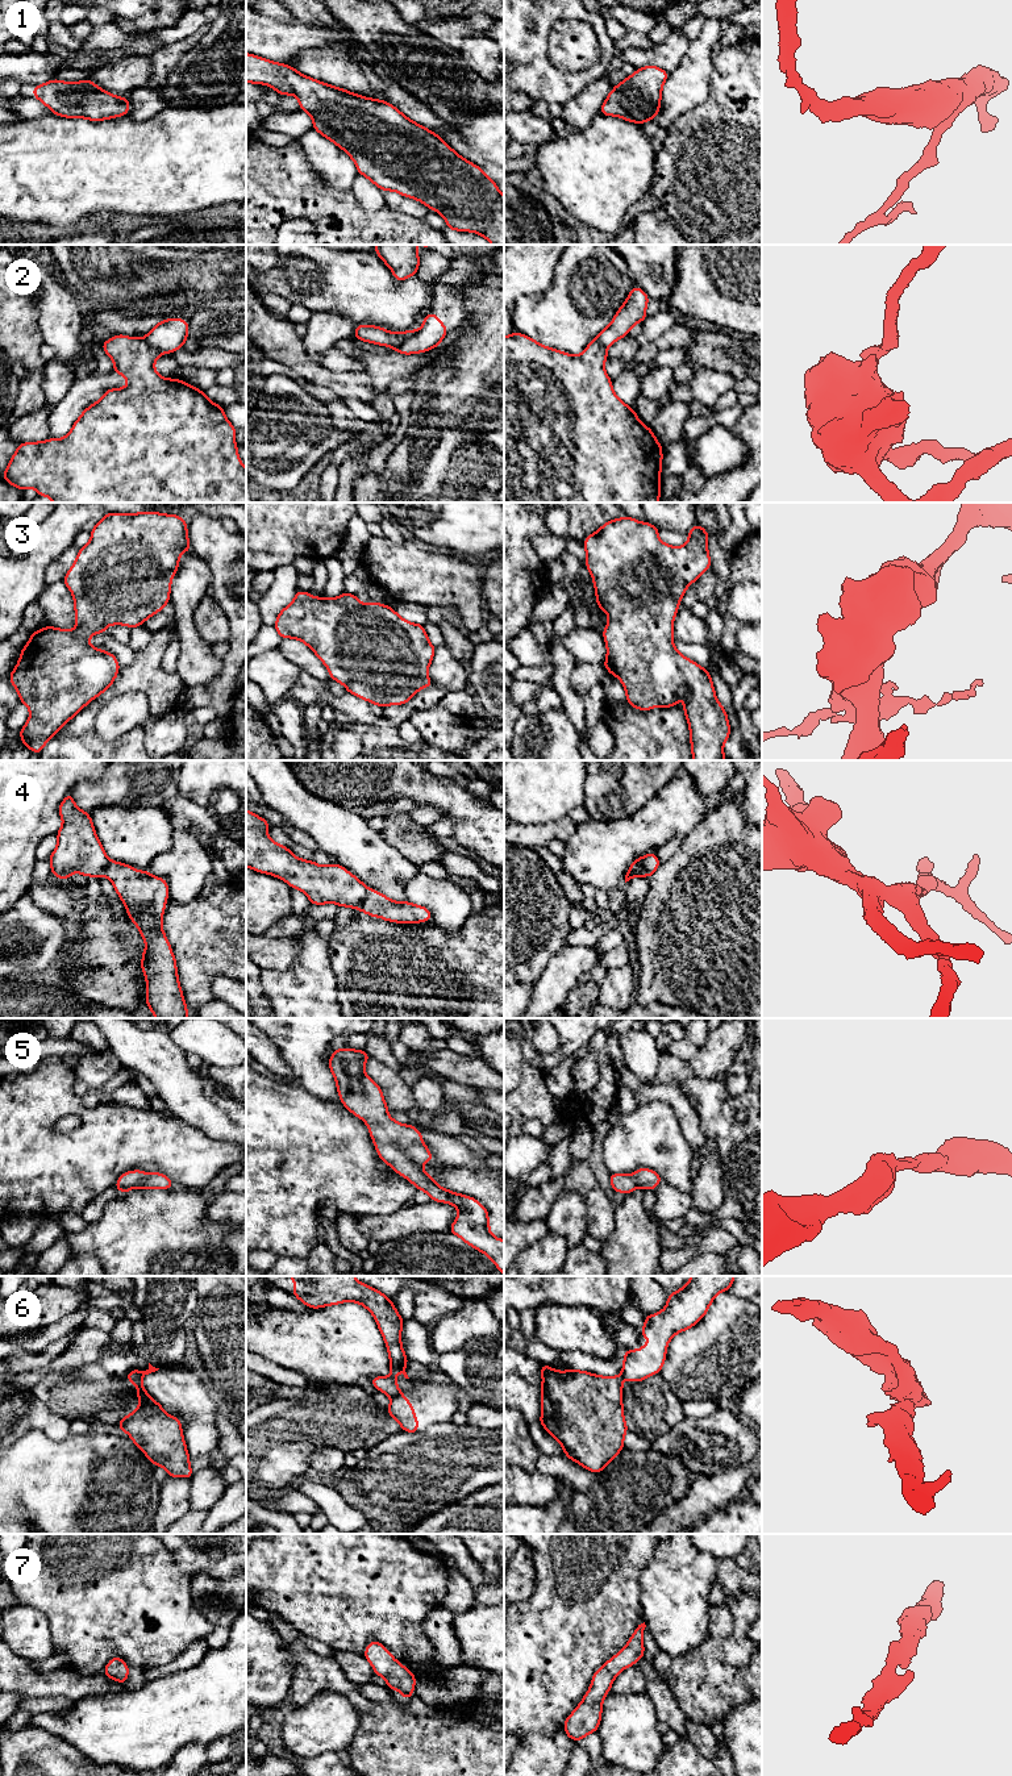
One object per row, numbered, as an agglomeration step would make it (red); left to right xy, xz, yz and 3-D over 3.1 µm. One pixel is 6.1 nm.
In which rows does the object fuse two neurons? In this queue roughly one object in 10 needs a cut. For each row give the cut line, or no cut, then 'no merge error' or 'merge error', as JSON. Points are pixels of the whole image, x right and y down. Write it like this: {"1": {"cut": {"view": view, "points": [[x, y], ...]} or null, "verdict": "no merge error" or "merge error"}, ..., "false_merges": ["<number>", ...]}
{"1": {"cut": null, "verdict": "no merge error"}, "2": {"cut": {"view": "xz", "points": [[416, 332], [395, 349]]}, "verdict": "merge error"}, "3": {"cut": null, "verdict": "no merge error"}, "4": {"cut": {"view": "yz", "points": [[654, 853], [644, 864], [640, 875]]}, "verdict": "merge error"}, "5": {"cut": null, "verdict": "no merge error"}, "6": {"cut": {"view": "xz", "points": [[400, 1392], [391, 1397]]}, "verdict": "merge error"}, "7": {"cut": null, "verdict": "no merge error"}, "false_merges": ["2", "4", "6"]}

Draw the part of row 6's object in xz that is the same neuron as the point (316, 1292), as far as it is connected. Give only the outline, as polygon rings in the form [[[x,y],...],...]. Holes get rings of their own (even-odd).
[[[290,1276],[290,1277],[295,1281],[295,1289],[291,1293],[296,1296],[303,1304],[305,1304],[312,1309],[318,1309],[322,1306],[350,1301],[363,1305],[368,1312],[372,1313],[388,1350],[391,1373],[387,1377],[375,1376],[370,1380],[370,1383],[378,1391],[388,1394],[390,1397],[393,1397],[397,1393],[400,1393],[395,1376],[397,1372],[401,1372],[405,1379],[409,1379],[405,1372],[408,1358],[401,1347],[401,1326],[404,1320],[397,1313],[396,1308],[392,1304],[392,1300],[384,1296],[380,1291],[376,1291],[370,1285],[362,1284],[354,1276]]]

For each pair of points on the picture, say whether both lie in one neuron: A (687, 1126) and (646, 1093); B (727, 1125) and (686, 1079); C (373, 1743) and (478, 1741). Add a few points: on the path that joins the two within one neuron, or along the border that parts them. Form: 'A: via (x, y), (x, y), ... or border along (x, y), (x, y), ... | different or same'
A: via (684, 1113), (666, 1093), (659, 1093) | same
B: via (717, 1113), (698, 1091) | same
C: via (399, 1743), (452, 1743) | same

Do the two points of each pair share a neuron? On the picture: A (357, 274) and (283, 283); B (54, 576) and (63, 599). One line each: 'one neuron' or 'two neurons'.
A: one neuron
B: two neurons

